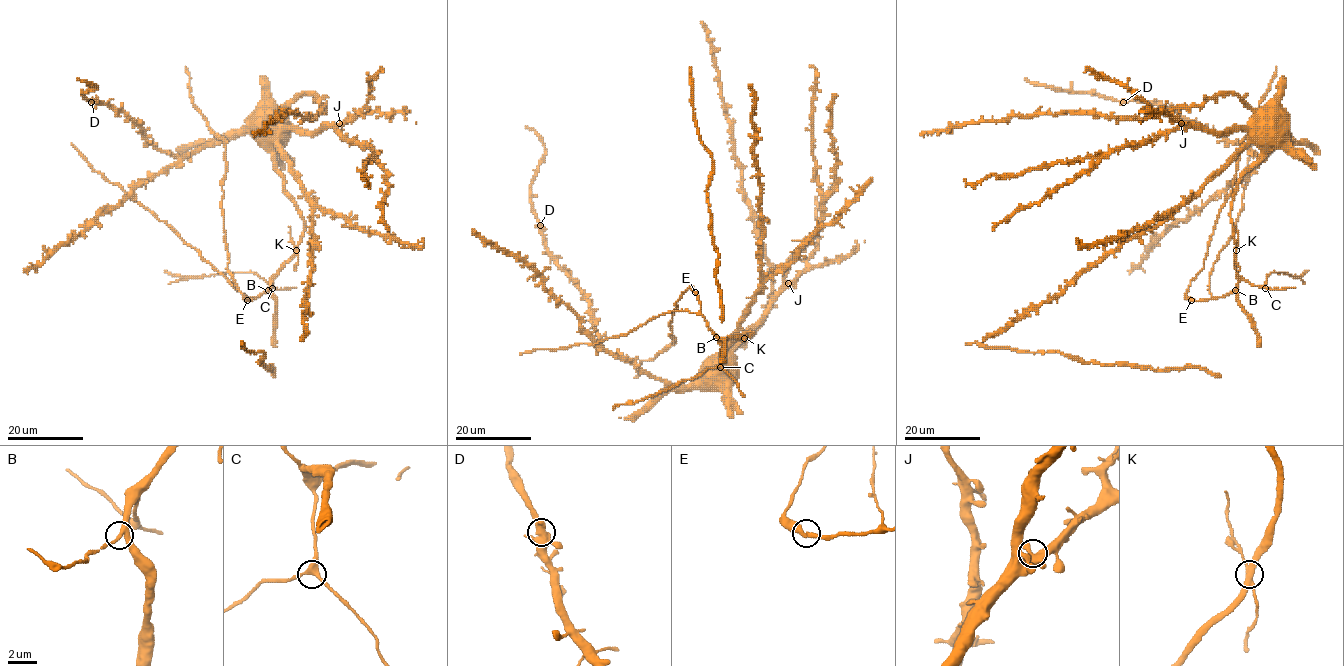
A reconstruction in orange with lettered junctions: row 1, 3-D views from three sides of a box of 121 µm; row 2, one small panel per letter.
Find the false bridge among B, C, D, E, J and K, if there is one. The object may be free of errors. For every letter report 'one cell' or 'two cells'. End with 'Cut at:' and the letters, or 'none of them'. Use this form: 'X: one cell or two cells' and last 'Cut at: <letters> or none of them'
B: one cell
C: one cell
D: one cell
E: one cell
J: one cell
K: two cells
Cut at: K

